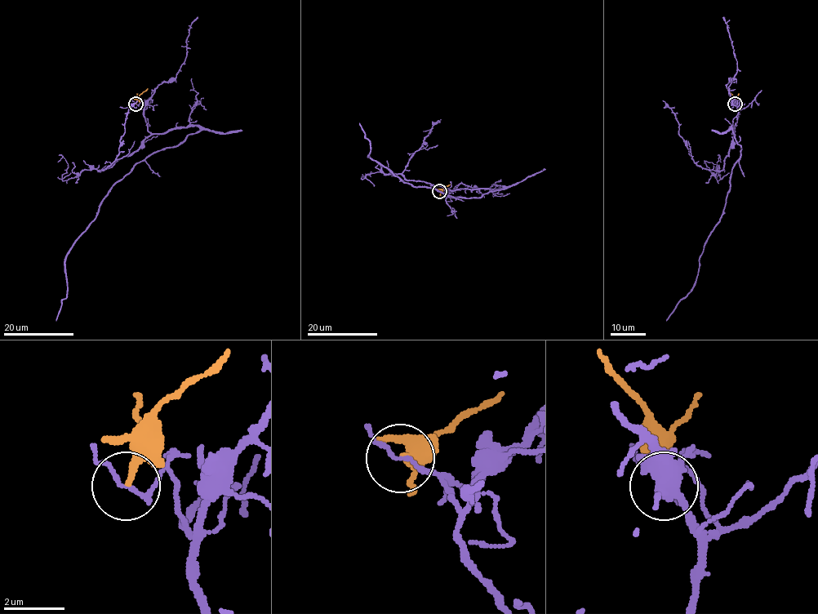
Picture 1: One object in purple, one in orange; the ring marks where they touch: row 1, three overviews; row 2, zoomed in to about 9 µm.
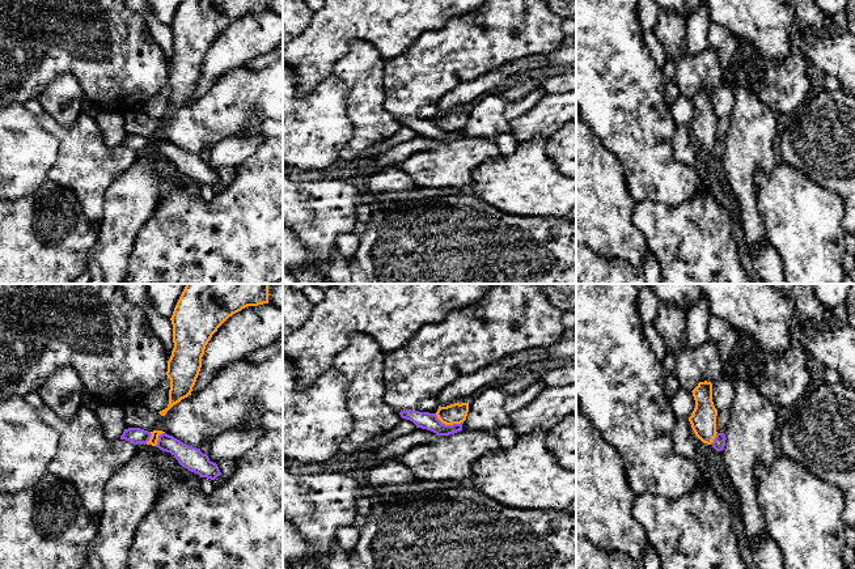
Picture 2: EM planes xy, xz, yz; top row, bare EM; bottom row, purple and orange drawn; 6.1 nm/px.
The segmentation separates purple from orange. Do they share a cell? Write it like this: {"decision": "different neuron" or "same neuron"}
{"decision": "different neuron"}

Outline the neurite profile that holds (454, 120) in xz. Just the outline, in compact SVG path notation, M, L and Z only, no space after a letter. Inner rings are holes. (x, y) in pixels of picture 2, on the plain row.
M454 110L446 114L440 114L436 119L437 126L445 132L461 131L466 127L469 119L467 110Z

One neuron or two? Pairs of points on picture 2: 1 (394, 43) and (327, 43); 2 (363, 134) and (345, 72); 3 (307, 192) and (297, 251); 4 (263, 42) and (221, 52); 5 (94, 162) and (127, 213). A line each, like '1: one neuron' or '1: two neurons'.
1: one neuron
2: one neuron
3: two neurons
4: one neuron
5: two neurons

